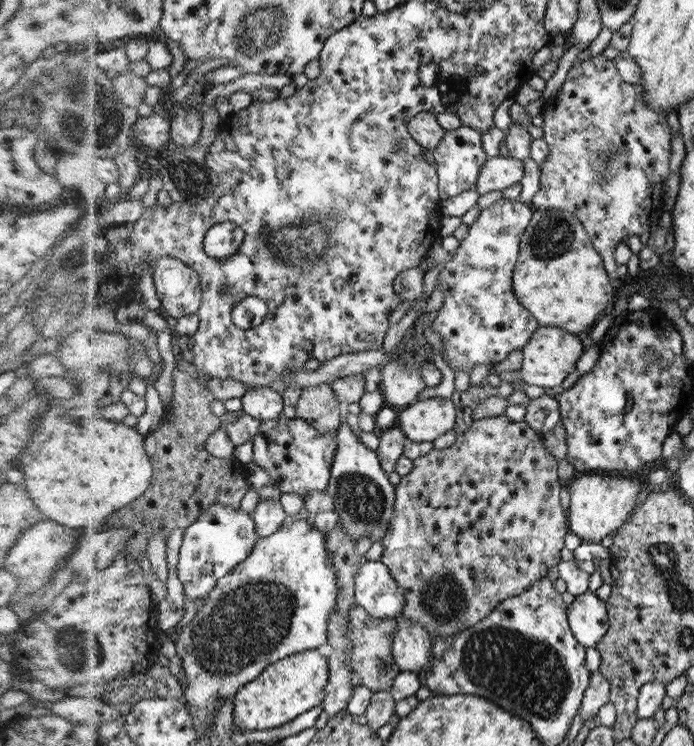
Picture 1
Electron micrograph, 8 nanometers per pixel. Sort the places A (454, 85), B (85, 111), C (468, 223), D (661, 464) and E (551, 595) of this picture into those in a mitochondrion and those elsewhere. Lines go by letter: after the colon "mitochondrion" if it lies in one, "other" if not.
A: other
B: mitochondrion
C: other
D: other
E: other

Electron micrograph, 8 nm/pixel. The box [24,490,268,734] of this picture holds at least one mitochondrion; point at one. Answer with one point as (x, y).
(76, 648)

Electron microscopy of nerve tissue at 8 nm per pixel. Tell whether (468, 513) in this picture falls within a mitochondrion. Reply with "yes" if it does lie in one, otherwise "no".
no

